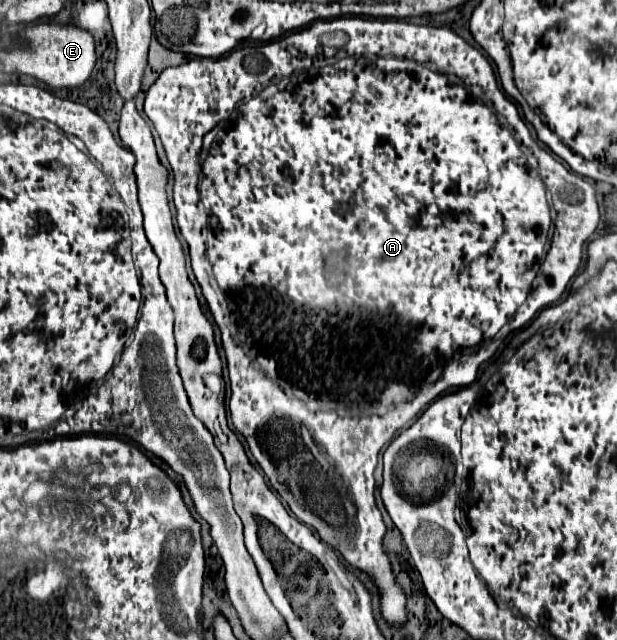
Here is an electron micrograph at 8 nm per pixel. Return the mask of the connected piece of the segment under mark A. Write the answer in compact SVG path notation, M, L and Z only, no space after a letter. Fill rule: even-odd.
M358 16L334 18L334 20L320 20L320 22L314 22L312 26L304 28L304 30L300 30L300 32L296 30L296 32L288 34L288 36L282 38L282 40L274 40L274 42L268 42L268 44L250 42L250 44L246 44L246 46L242 46L242 48L232 50L228 56L214 58L214 60L213 58L192 58L188 60L188 62L180 64L180 66L166 68L166 70L158 76L158 80L150 86L150 90L148 90L146 100L144 100L144 112L146 112L146 116L148 116L148 118L154 122L154 126L156 126L156 132L158 132L158 136L160 136L160 140L162 140L162 146L164 146L164 150L166 150L166 156L168 156L168 162L170 162L170 168L172 168L172 174L174 174L172 192L174 192L174 206L176 206L176 222L178 222L180 234L182 234L184 240L188 242L192 272L194 272L194 276L196 276L196 280L198 280L198 284L200 284L200 288L202 288L202 294L204 294L204 298L206 298L206 304L208 304L208 308L212 310L214 320L216 320L216 324L218 324L218 328L220 328L220 332L222 332L222 346L224 346L226 360L228 360L230 388L232 388L232 396L230 396L230 418L232 418L232 424L234 424L236 432L244 436L244 440L246 440L246 444L248 444L252 456L254 456L256 462L258 462L258 466L260 466L262 472L268 476L272 488L286 500L286 504L288 504L290 510L296 514L296 518L298 518L300 522L304 522L306 526L314 528L314 532L316 532L326 544L330 544L332 548L336 548L336 550L344 556L344 560L346 560L348 564L352 564L354 568L360 568L360 570L368 572L368 574L374 578L374 582L378 584L378 588L380 588L380 594L382 594L382 614L384 614L384 618L386 618L390 624L404 624L404 622L406 622L406 610L404 610L404 606L406 606L406 596L404 596L402 588L396 584L396 580L394 580L394 576L392 576L392 570L390 570L390 560L388 560L388 556L386 556L384 550L382 550L382 538L384 538L384 534L386 534L386 526L384 526L384 522L382 522L380 510L376 508L376 482L374 478L376 462L378 462L378 452L382 450L384 444L388 444L388 442L394 438L394 434L396 434L398 430L402 430L406 424L410 424L410 422L420 414L420 410L424 410L438 394L442 394L444 388L448 390L448 388L452 388L452 386L470 386L470 384L476 380L476 376L478 376L478 368L496 354L510 332L524 328L528 322L534 320L534 316L536 316L542 308L546 308L546 306L550 306L552 302L558 302L558 300L562 298L566 286L570 284L570 280L578 274L578 270L580 270L580 266L582 266L584 244L590 240L590 236L594 234L594 230L596 230L596 226L598 226L598 222L600 222L600 210L598 210L594 186L588 184L588 182L586 182L584 178L580 178L578 174L568 172L566 166L564 166L560 160L556 160L552 154L548 154L548 152L542 150L540 146L538 146L538 166L540 166L540 174L530 166L530 160L528 160L526 152L520 148L520 142L526 144L530 150L536 150L536 148L534 148L536 144L532 142L532 136L530 136L526 124L520 120L516 106L514 106L514 104L506 98L506 94L498 88L496 75L492 66L490 66L490 62L488 62L486 56L482 56L472 44L468 44L464 38L460 38L458 34L454 34L452 30L448 30L448 28L444 28L444 26L440 26L440 28L434 28L434 26L416 26L416 24L398 22L398 20L370 20L370 18L358 18ZM336 30L346 32L348 38L350 38L348 44L342 48L348 56L338 58L338 62L326 64L326 66L324 66L324 64L312 64L312 62L318 58L318 54L324 52L324 46L320 44L318 38L320 38L322 34L326 34L326 32L336 32ZM220 120L224 120L224 122L230 120L230 134L228 134L228 136L220 136L220 140L214 141L212 144L213 147L209 153L210 155L208 155L206 160L201 164L202 180L199 184L198 194L198 192L196 192L196 182L198 182L198 178L200 178L198 152L200 152L200 146L202 146L202 138L204 138L204 134L210 132ZM544 184L546 184L546 188L552 192L552 200L554 200L554 210L556 210L556 220L554 220L554 224L556 224L556 236L554 236L554 242L550 244L550 250L548 250L548 254L546 254L546 258L544 258L544 262L542 262L542 266L540 266L540 260L542 260L542 256L544 256L544 246L546 246L546 242L548 242L548 230L550 230L550 226L552 226L550 204L548 204L548 200L546 200L546 188L544 188ZM208 260L210 260L210 264L212 264L214 278L216 278L218 286L220 286L224 292L218 290L218 286L210 284L210 278L208 278ZM244 344L246 344L248 352L254 352L254 362L252 362L252 356L250 356L250 354L244 354ZM274 418L298 420L298 422L304 424L308 430L290 430L290 422L274 422ZM320 448L322 448L322 454L326 454L326 458L320 460L320 464L318 464L318 450L320 450ZM342 480L348 484L348 502L346 502L346 504L342 504Z

